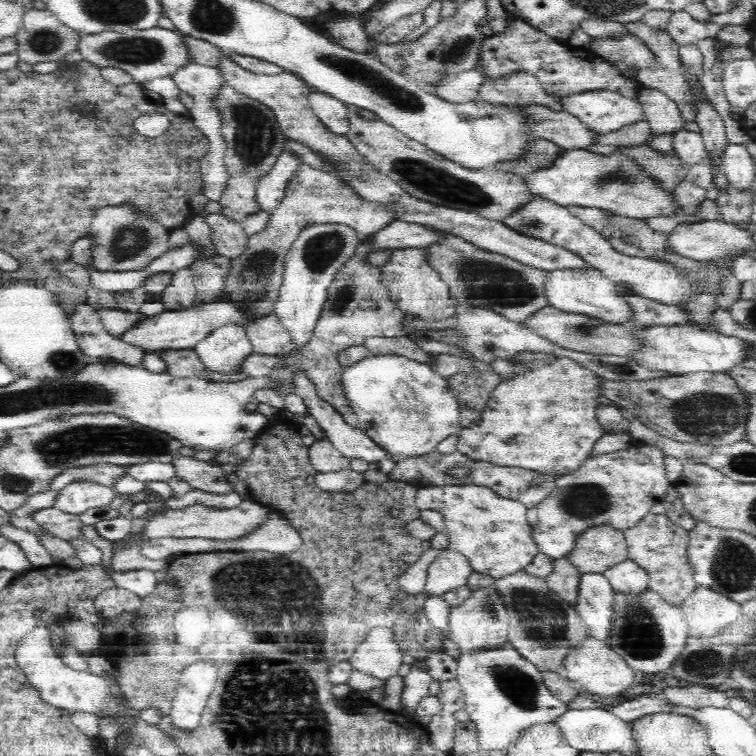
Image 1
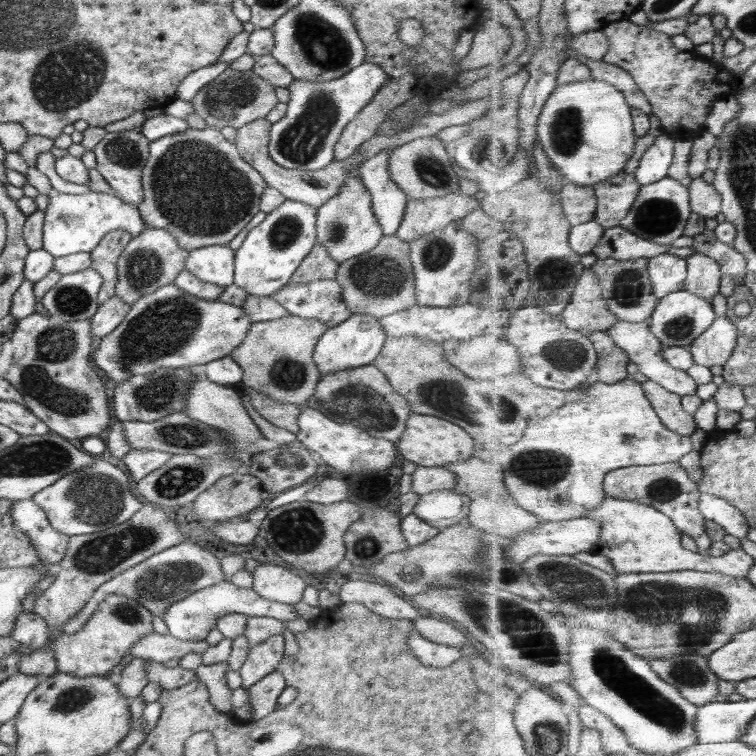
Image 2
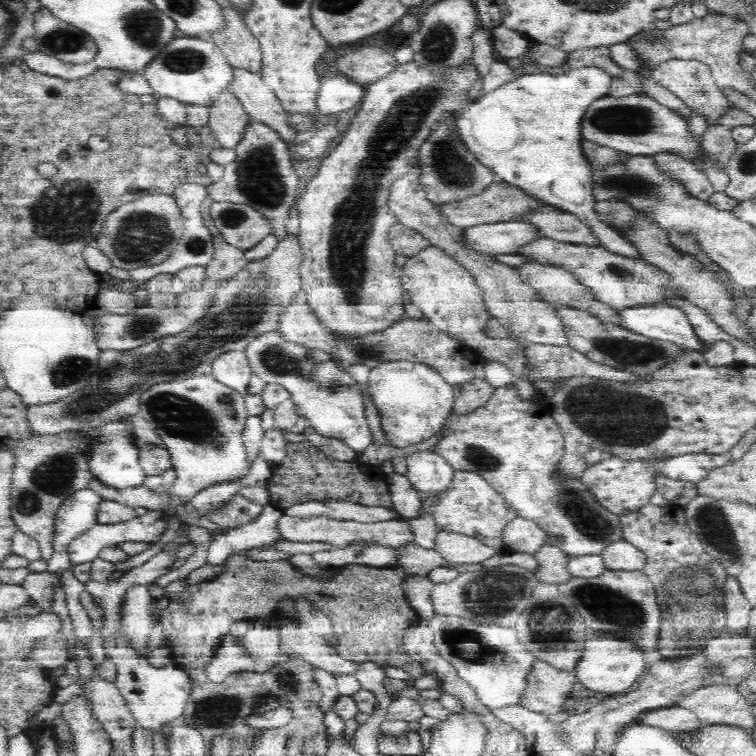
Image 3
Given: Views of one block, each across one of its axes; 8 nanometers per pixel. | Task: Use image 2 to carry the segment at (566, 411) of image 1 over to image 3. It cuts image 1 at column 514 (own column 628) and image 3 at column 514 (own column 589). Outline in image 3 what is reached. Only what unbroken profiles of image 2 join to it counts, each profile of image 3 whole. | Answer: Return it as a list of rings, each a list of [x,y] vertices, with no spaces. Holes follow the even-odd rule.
[[[507,385],[494,389],[484,406],[466,414],[458,414],[452,409],[438,431],[438,444],[430,451],[444,458],[457,472],[481,476],[506,499],[516,517],[531,520],[545,532],[548,542],[560,547],[565,553],[599,553],[609,542],[623,537],[619,516],[600,504],[590,485],[580,476],[564,475],[560,462],[564,459],[565,439],[560,436],[560,427],[551,416],[552,413],[543,407],[537,409],[534,404],[520,400],[515,390]]]

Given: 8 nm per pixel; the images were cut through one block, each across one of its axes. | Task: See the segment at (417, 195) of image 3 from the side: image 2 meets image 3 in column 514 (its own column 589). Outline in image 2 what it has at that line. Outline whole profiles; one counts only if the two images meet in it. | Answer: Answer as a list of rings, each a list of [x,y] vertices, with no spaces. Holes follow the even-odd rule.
[[[586,268],[579,280],[573,302],[564,312],[565,323],[586,335],[609,332],[619,323],[619,317],[611,312],[603,293],[603,285],[594,269]]]

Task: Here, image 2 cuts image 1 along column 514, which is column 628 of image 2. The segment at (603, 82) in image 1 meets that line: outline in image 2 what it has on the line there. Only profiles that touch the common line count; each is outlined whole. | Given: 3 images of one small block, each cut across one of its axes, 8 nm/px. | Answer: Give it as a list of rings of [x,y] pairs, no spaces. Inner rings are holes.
[[[636,19],[611,24],[604,28],[609,39],[609,50],[603,58],[606,62],[616,63],[618,66],[629,70],[644,94],[650,99],[654,110],[652,114],[662,119],[667,129],[667,134],[675,139],[684,140],[700,138],[708,131],[708,117],[711,115],[715,104],[726,97],[735,94],[742,86],[742,76],[730,69],[698,55],[694,50],[681,51],[674,44],[671,34],[652,30],[648,26],[642,26]]]

